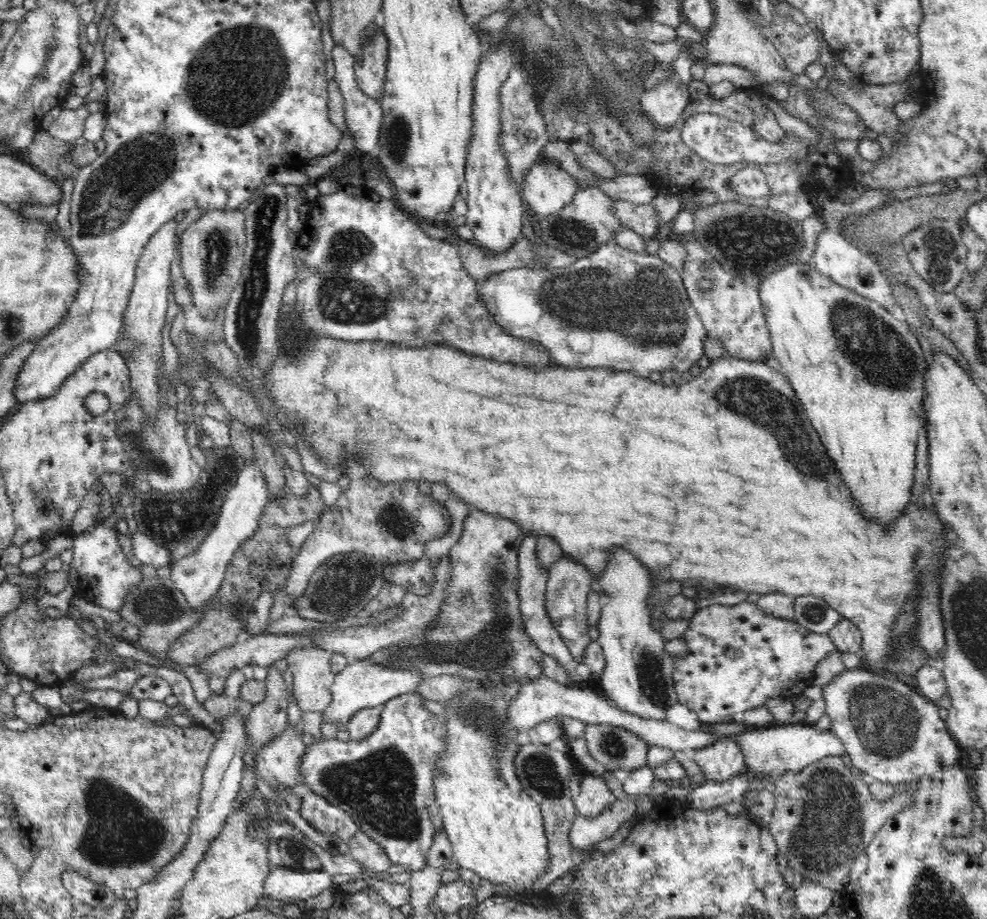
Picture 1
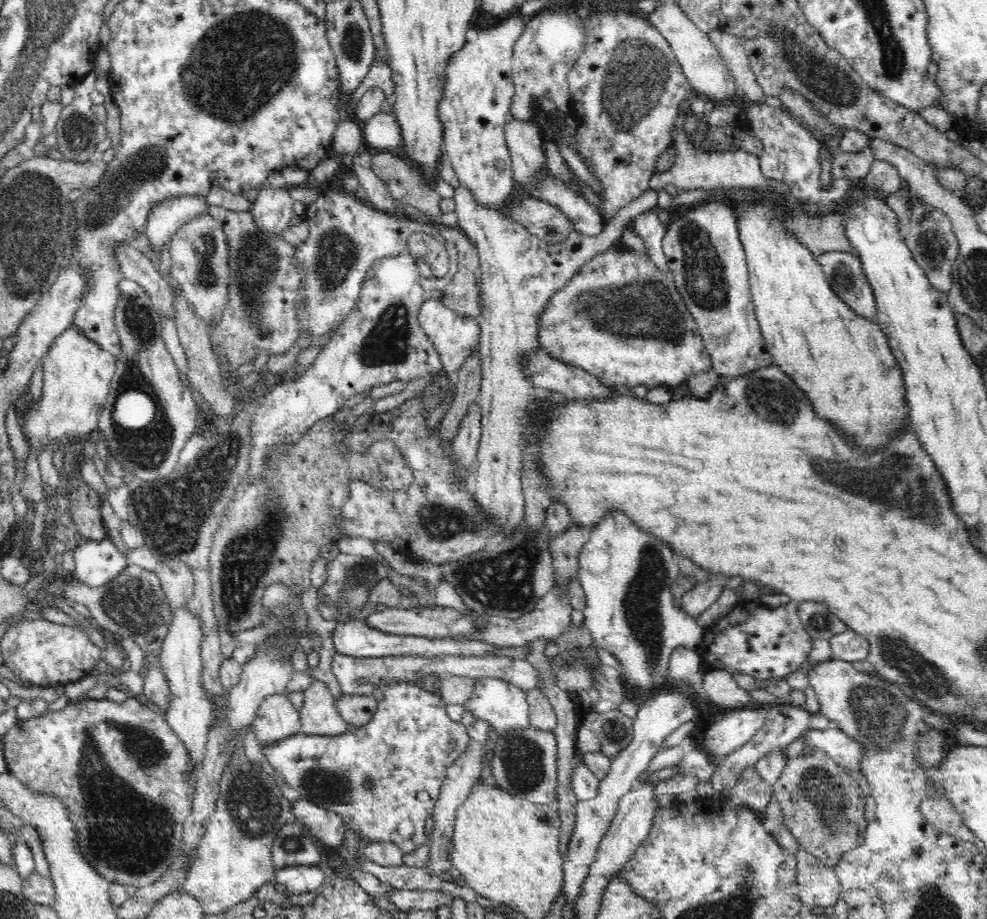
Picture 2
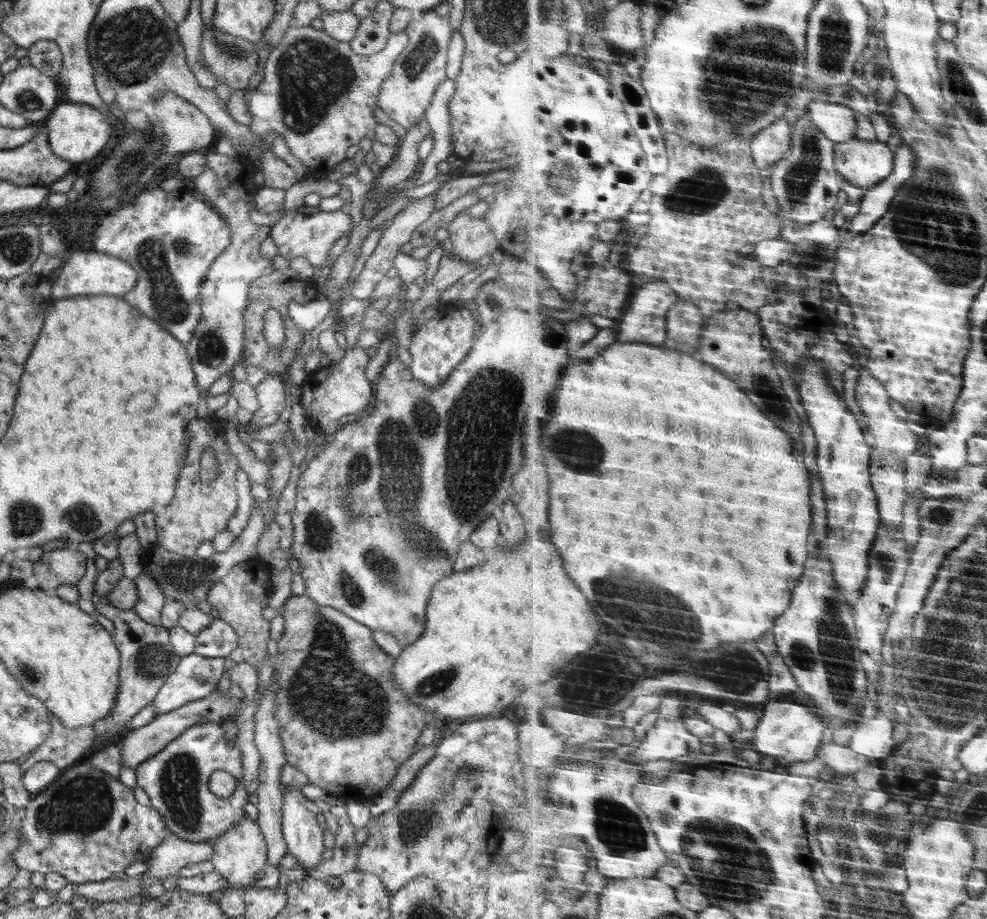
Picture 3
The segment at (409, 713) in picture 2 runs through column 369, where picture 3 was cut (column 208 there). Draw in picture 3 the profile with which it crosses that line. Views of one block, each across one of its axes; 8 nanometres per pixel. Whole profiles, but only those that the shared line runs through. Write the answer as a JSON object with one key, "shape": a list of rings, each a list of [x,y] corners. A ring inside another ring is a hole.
{"shape":[[[213,723],[188,728],[188,731],[172,740],[164,750],[144,760],[136,768],[138,785],[148,794],[150,804],[164,817],[169,832],[194,842],[212,842],[247,814],[244,805],[249,794],[240,783],[242,774],[242,752],[236,747],[234,740],[226,738],[221,726]],[[214,770],[230,772],[239,781],[227,799],[218,797],[211,791],[207,795],[200,795],[200,786],[208,786]]]}

